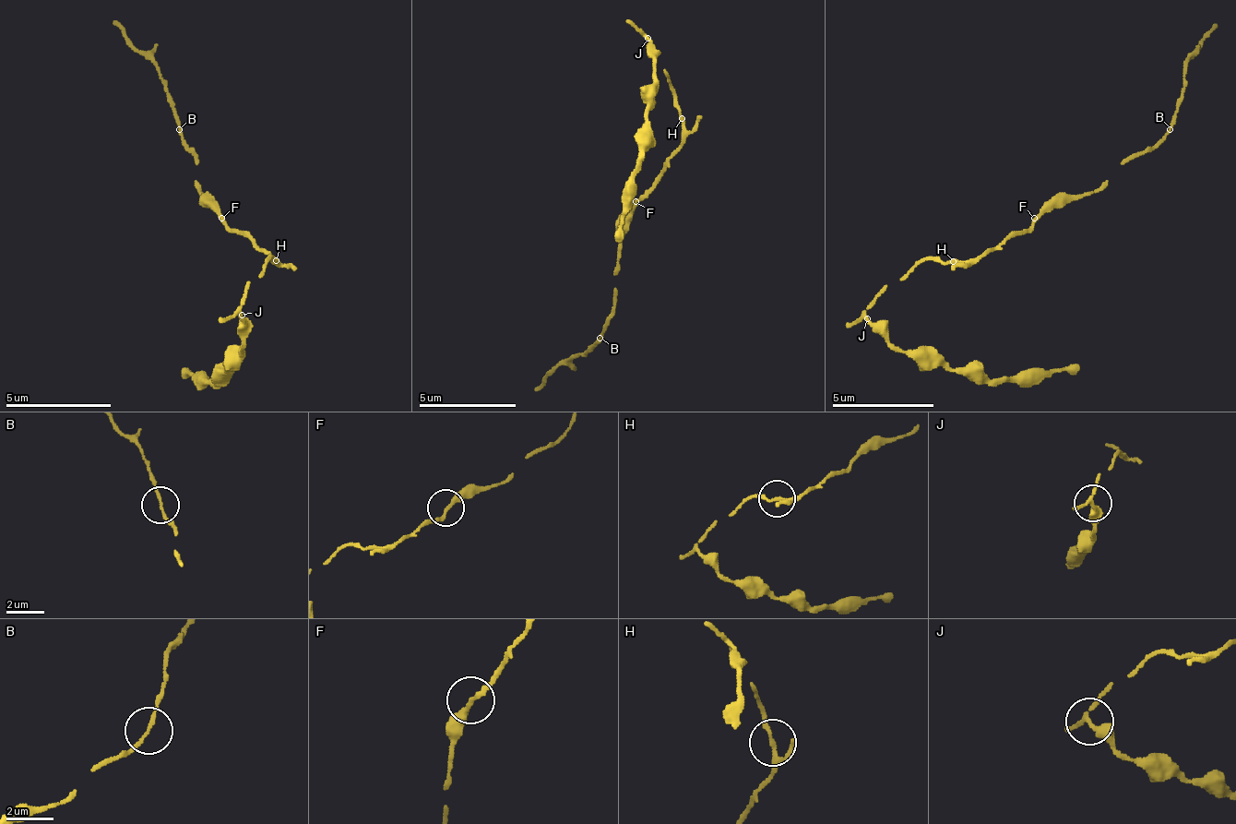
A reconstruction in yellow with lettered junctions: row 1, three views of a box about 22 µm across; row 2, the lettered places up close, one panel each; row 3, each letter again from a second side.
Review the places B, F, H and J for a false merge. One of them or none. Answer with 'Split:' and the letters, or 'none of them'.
Split: J

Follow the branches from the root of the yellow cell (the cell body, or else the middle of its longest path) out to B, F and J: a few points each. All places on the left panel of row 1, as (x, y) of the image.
B: (269, 257), (201, 198), (199, 184), (194, 178), (198, 163), (196, 149), (177, 128)
F: (269, 257), (221, 218)
J: (269, 257), (277, 261), (272, 261), (268, 256), (261, 275), (251, 280), (242, 295), (243, 316)

